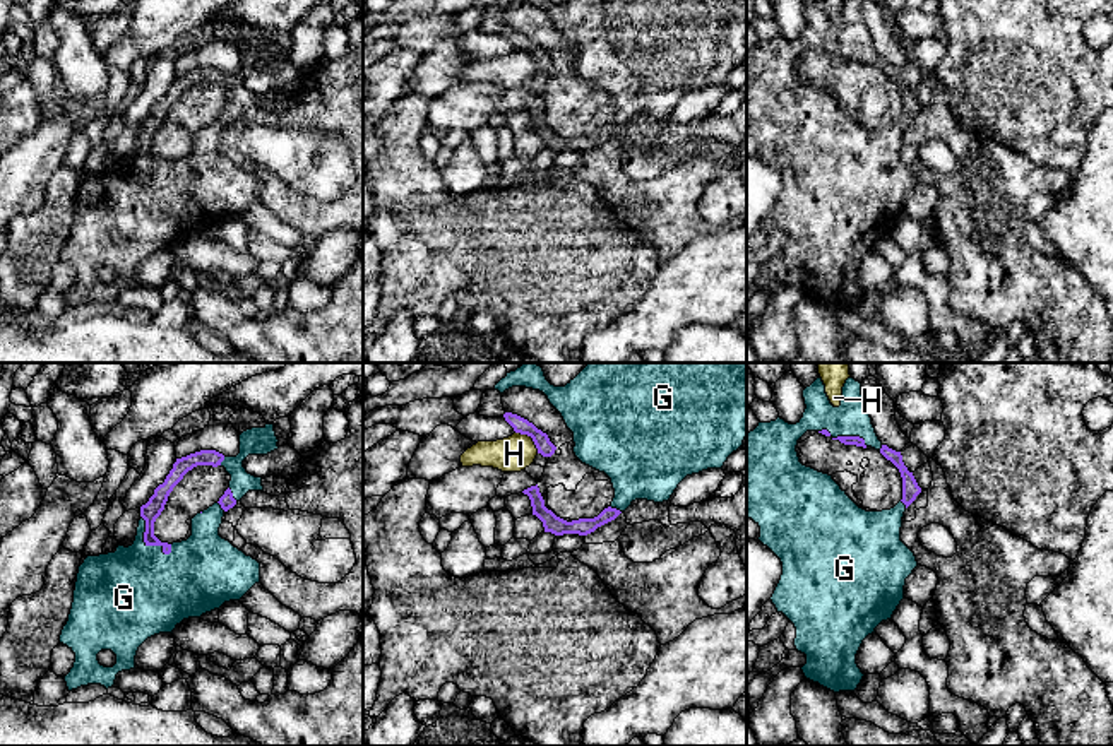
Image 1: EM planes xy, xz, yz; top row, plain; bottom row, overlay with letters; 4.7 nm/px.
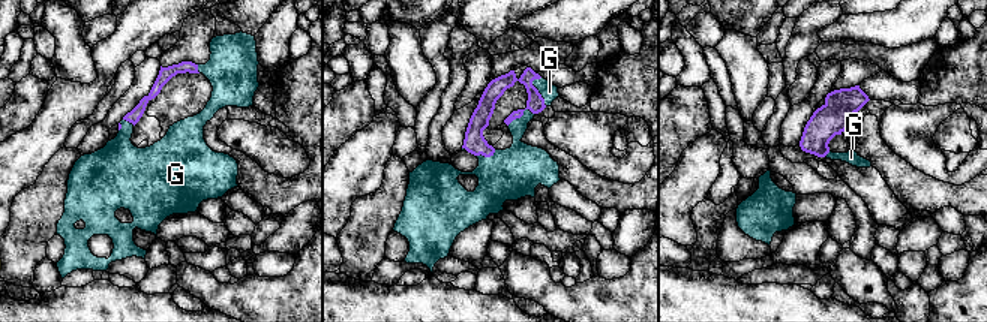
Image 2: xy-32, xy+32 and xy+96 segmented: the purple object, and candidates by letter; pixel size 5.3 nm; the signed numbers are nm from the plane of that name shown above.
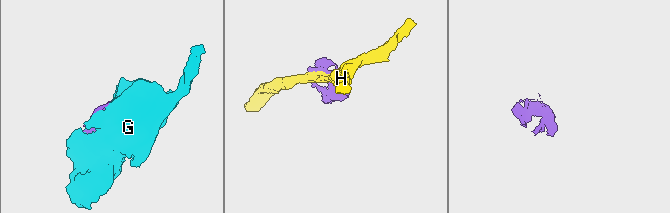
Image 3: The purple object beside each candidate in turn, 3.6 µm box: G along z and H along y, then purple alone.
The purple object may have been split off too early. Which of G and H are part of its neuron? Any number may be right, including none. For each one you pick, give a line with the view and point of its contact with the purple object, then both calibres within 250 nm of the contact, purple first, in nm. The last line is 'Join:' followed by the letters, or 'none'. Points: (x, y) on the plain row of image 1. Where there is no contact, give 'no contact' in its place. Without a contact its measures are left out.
G: contact xy (144, 158); calibres 90 and 440 nm
Join: G

